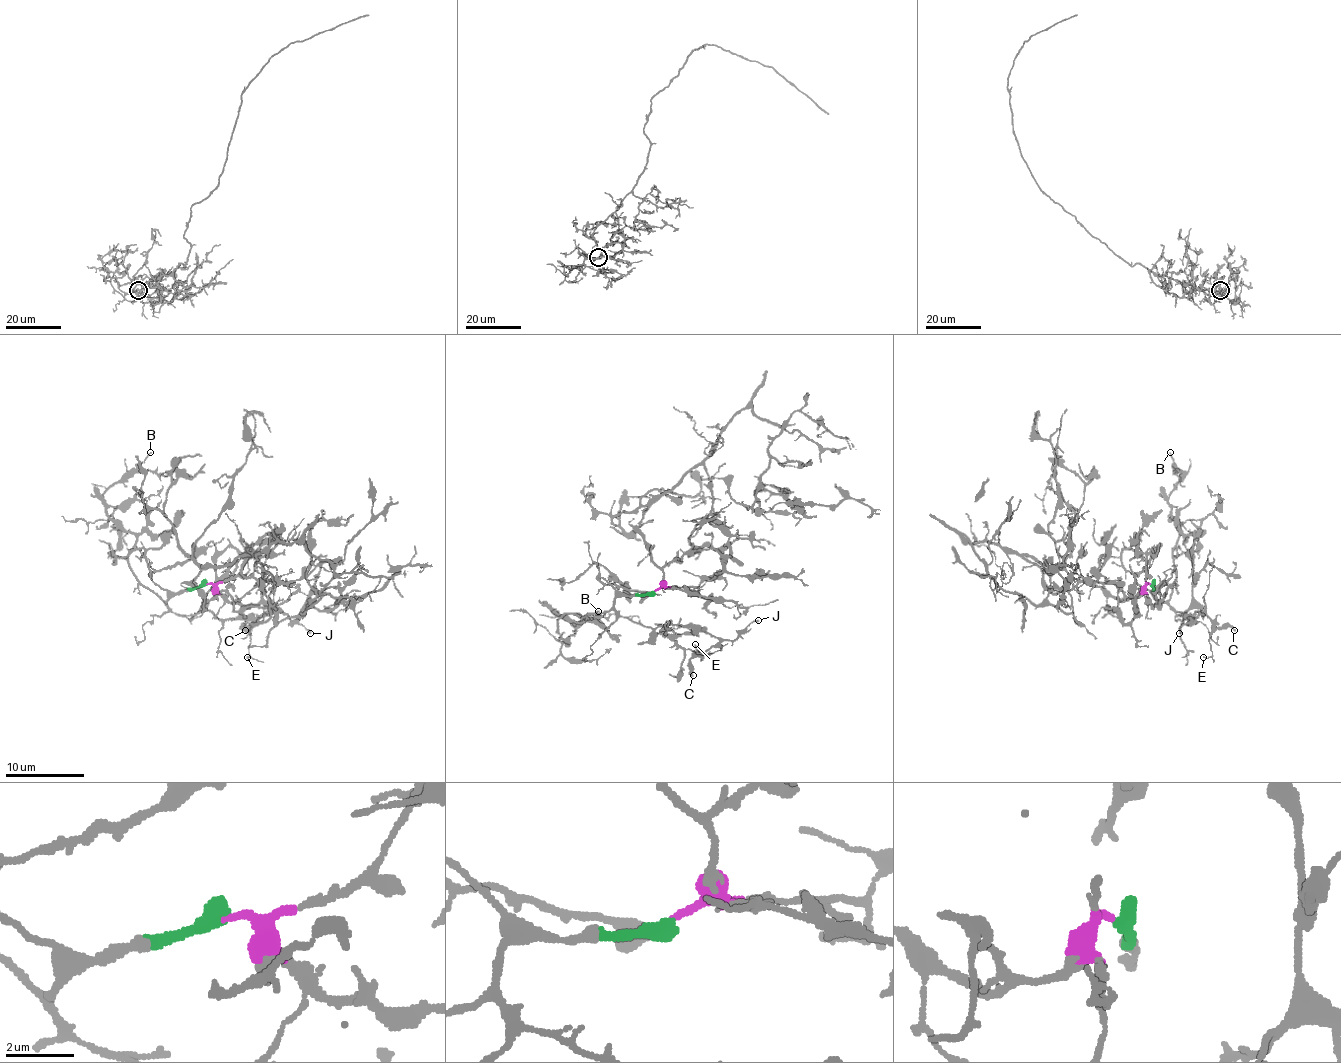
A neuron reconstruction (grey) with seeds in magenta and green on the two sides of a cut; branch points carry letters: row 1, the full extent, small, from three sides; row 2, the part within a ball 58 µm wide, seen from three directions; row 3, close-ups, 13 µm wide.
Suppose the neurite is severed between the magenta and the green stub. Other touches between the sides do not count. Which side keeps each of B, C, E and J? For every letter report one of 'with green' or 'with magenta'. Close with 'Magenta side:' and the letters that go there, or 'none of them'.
B: with green
C: with green
E: with green
J: with green
Magenta side: none of them

